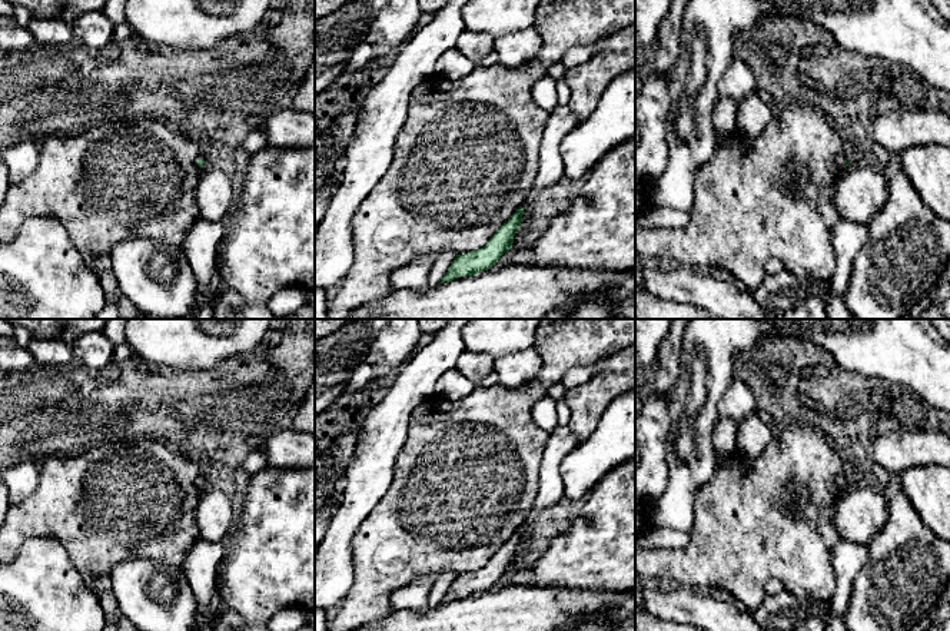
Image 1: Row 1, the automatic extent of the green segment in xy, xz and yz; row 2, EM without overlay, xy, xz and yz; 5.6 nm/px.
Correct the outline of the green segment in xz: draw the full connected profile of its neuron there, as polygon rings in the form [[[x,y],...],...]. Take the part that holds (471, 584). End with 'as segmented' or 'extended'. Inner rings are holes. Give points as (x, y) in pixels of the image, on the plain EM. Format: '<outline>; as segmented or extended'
[[[524,528],[518,529],[506,544],[504,544],[488,564],[474,572],[456,575],[448,592],[439,604],[452,602],[458,598],[475,597],[491,590],[514,564],[514,557],[521,547]]]; as segmented

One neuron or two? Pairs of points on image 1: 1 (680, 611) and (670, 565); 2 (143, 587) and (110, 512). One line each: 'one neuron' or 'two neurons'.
1: two neurons
2: two neurons

